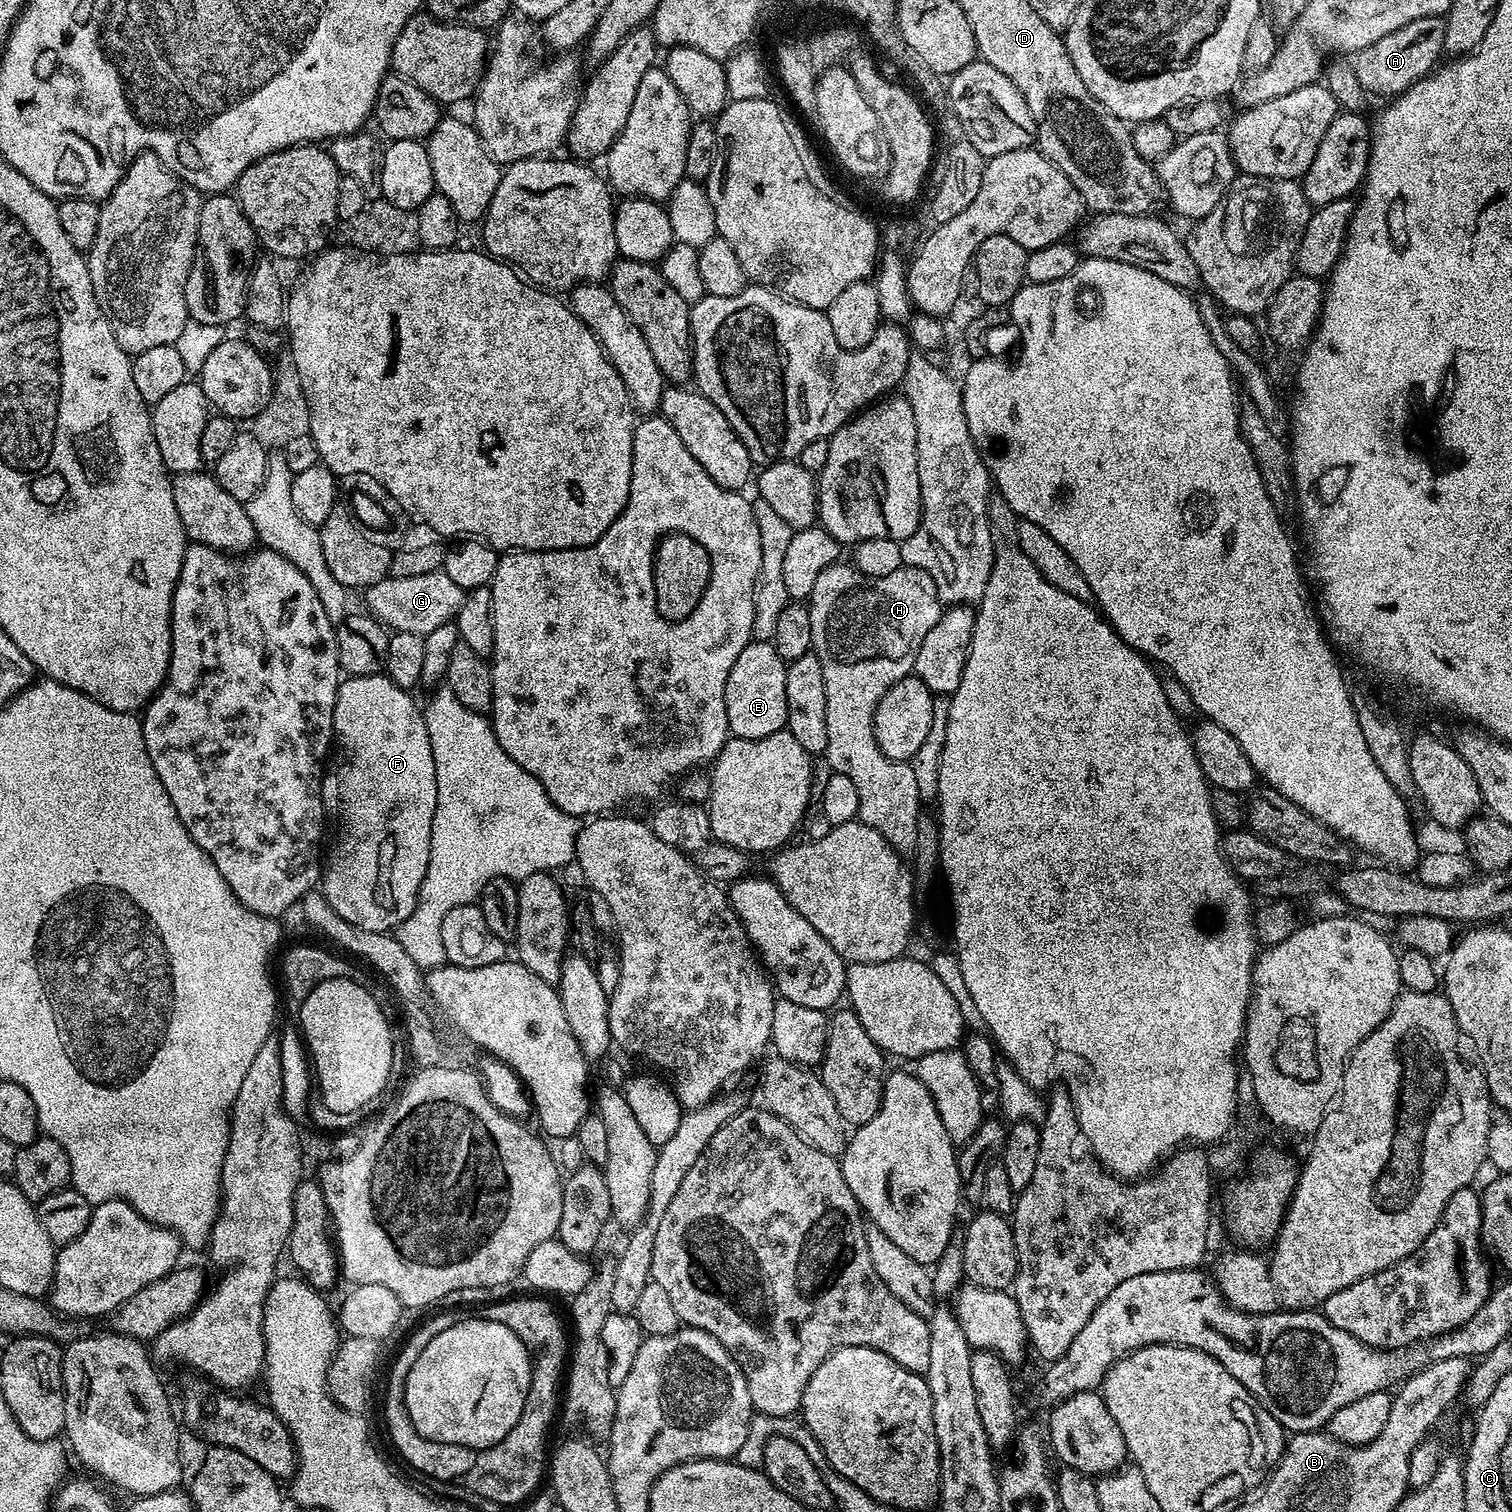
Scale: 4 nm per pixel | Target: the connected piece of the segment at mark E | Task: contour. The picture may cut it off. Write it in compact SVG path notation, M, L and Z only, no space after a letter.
M753 639L752 643L738 654L738 662L730 670L730 678L726 682L726 718L728 719L728 730L732 736L738 738L766 738L775 732L785 731L788 723L788 711L786 710L786 674L788 664L778 654L778 650L767 640Z

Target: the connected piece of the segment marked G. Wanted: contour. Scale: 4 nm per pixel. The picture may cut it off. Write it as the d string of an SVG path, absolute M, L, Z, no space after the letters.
M442 570L418 574L418 578L392 576L363 589L362 592L365 602L368 603L367 611L381 624L398 632L409 632L423 637L428 636L430 630L438 630L438 626L453 623L453 614L462 606L465 595L465 589L449 585L448 575Z

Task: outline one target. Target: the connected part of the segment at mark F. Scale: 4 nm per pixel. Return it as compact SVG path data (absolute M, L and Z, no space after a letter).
M386 674L348 676L341 679L340 689L334 702L332 735L335 748L334 760L336 756L337 768L333 772L332 769L325 771L320 793L324 799L324 810L330 821L331 831L332 828L336 831L336 837L332 840L332 849L328 852L328 860L326 852L326 859L322 864L322 891L330 902L330 906L334 906L334 910L338 914L342 914L342 918L346 918L346 922L371 932L391 933L399 928L402 922L406 922L406 918L410 918L410 914L414 914L414 906L418 902L422 880L426 878L426 866L430 866L430 834L434 826L434 810L438 802L438 782L436 781L434 754L430 750L430 734L426 730L424 713L421 705L419 703L416 705L412 701L412 695L411 691L399 688Z

